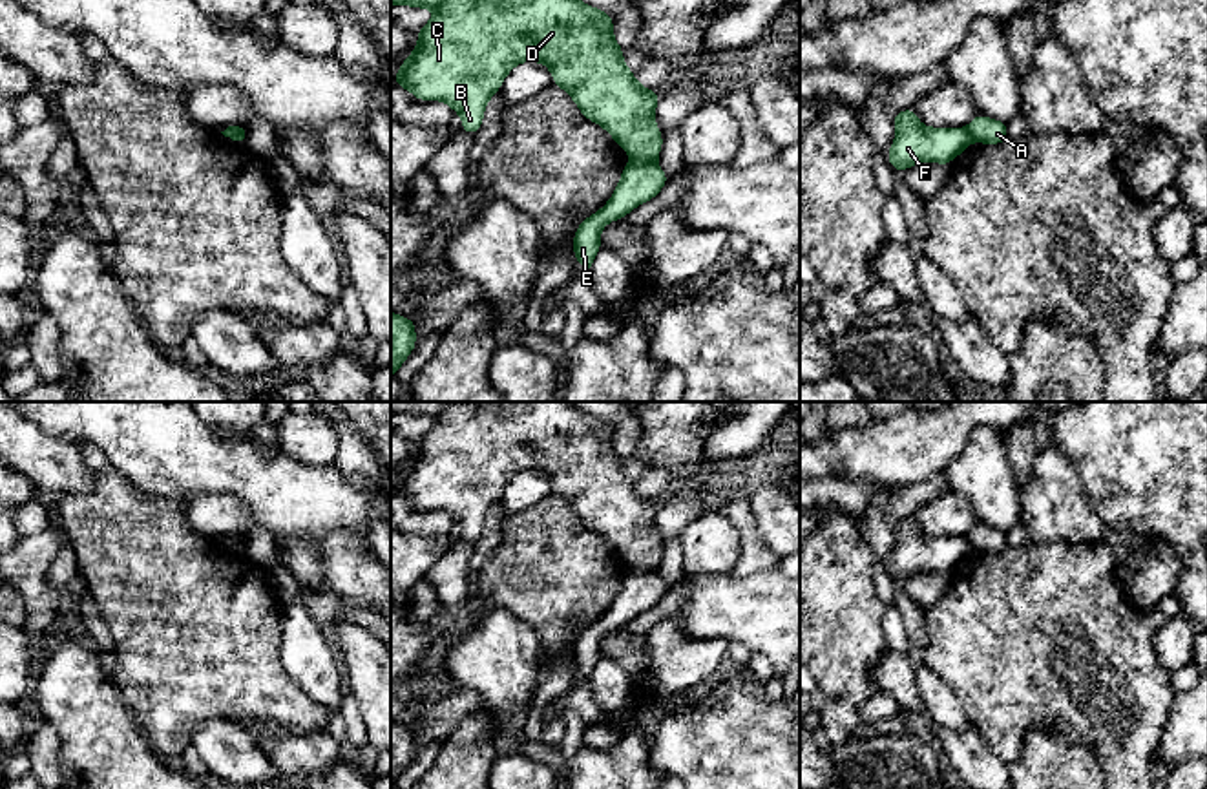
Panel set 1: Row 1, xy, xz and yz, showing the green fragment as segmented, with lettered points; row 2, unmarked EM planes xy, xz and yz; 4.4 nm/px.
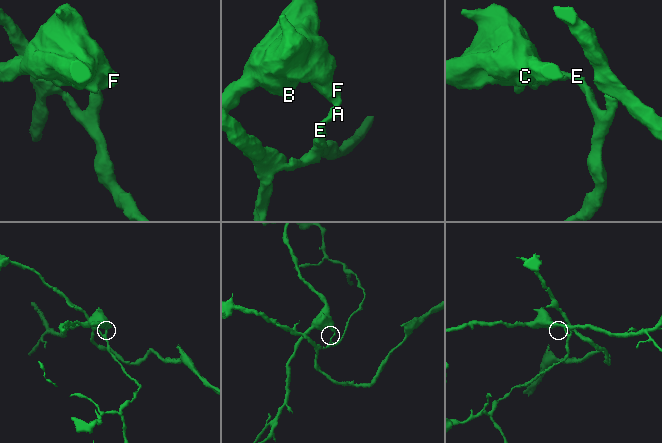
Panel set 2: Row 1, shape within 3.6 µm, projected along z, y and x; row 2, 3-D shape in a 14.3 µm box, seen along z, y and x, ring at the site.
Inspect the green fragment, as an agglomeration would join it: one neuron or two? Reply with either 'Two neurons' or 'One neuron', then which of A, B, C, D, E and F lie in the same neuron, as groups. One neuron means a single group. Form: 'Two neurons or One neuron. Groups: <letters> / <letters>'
Two neurons. Groups: A E / B C D F

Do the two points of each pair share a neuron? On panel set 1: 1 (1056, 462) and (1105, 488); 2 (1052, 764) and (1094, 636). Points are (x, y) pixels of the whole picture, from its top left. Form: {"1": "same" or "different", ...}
{"1": "different", "2": "different"}

